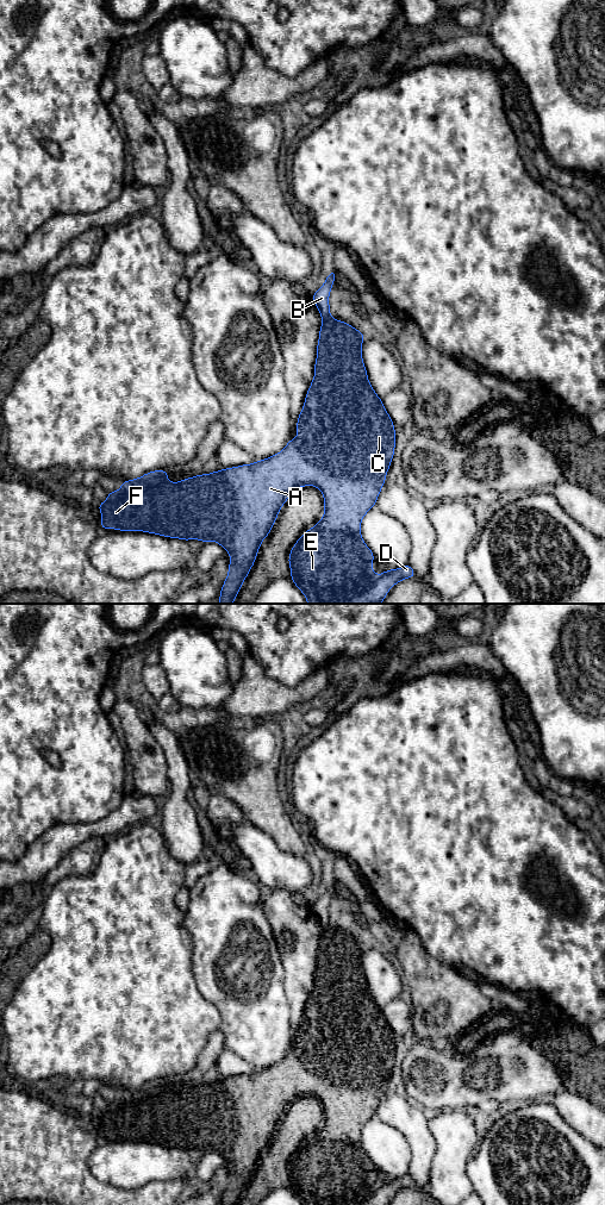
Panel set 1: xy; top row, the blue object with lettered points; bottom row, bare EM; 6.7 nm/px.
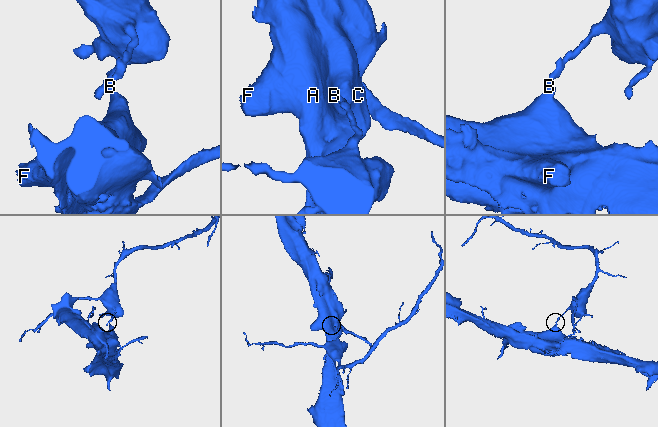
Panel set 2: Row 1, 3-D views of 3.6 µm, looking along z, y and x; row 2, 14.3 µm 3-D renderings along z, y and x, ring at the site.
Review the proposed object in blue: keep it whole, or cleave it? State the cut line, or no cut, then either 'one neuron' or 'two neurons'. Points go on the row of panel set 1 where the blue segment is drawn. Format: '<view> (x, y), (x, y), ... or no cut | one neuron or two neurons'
xy (330, 316), (323, 320) | two neurons

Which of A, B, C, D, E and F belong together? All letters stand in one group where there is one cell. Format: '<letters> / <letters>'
A C D E F / B

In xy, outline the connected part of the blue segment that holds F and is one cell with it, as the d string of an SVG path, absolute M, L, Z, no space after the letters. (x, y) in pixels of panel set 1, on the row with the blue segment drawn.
M331 316L322 321L314 376L298 417L297 438L289 439L280 452L250 464L224 468L177 482L169 482L168 470L161 469L149 472L138 479L121 481L118 491L108 492L107 499L98 504L101 529L142 531L183 541L217 542L230 554L229 572L222 586L219 604L232 604L283 504L295 489L314 486L324 497L324 516L313 527L304 532L289 551L292 581L305 595L307 604L381 604L391 587L401 580L414 577L416 573L410 564L406 564L376 575L373 572L375 556L361 536L362 519L376 505L395 449L393 420L368 380L362 358L363 339L362 331L349 323Z

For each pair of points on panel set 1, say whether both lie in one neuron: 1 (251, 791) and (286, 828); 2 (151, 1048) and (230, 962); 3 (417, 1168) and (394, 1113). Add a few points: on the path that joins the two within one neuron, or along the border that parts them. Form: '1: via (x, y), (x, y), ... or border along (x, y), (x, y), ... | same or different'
1: via (260, 800), (276, 818) | same
2: border along (191, 967), (198, 991), (219, 1013) | different
3: via (418, 1155), (418, 1137), (407, 1127) | same

